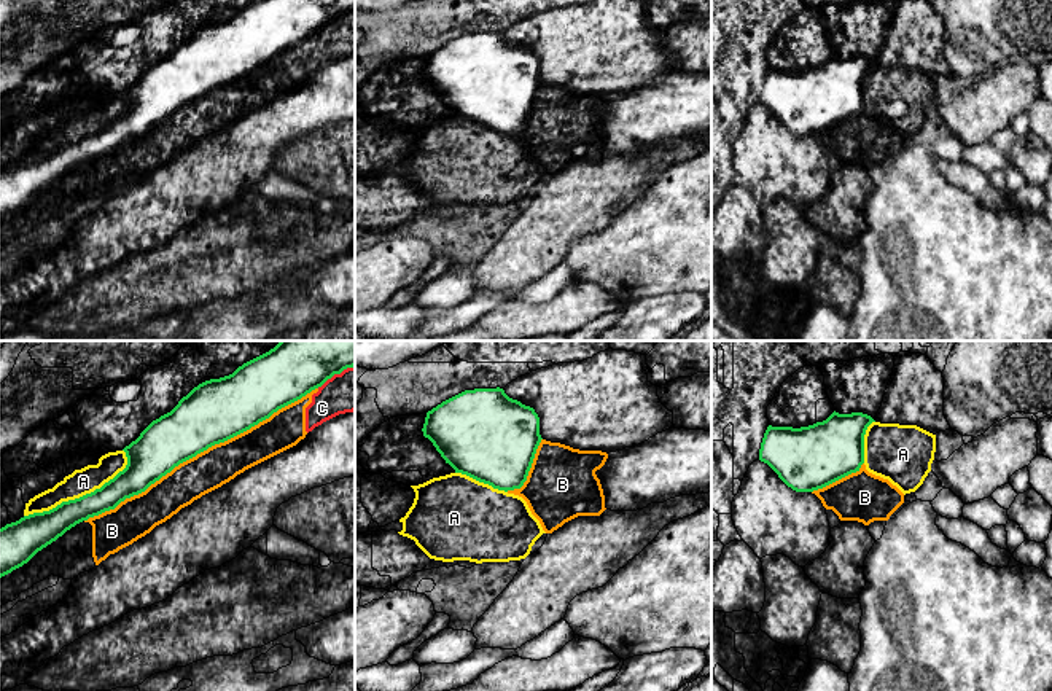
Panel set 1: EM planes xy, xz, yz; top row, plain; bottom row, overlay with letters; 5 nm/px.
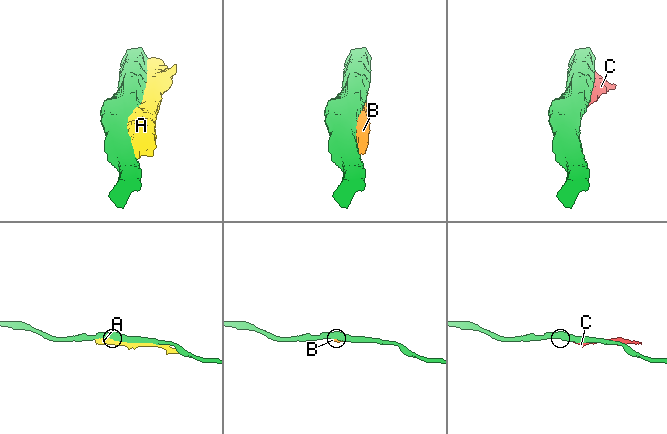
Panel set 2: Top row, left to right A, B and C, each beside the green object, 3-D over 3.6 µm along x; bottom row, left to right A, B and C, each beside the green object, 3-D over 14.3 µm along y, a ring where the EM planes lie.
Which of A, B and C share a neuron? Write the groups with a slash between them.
A / B C

